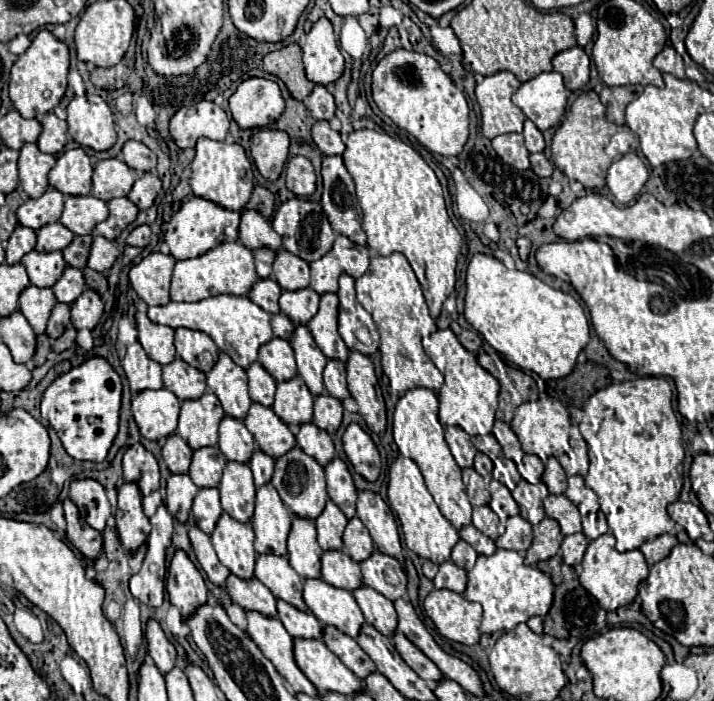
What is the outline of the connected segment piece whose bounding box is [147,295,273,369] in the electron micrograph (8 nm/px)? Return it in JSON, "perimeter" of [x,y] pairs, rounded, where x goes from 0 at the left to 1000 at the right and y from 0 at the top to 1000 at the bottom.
{"perimeter":[[[301,421],[301,424],[290,424],[270,432],[237,429],[234,435],[209,438],[206,449],[214,461],[237,464],[242,469],[265,466],[265,469],[287,472],[290,478],[296,478],[296,484],[304,489],[310,501],[321,504],[321,509],[343,526],[360,512],[363,492],[368,492],[371,486],[382,481],[382,472],[377,464],[380,449],[371,447],[363,435],[357,435],[346,421]]]}

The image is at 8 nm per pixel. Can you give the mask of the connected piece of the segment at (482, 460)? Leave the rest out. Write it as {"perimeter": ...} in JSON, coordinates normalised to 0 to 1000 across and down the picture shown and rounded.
{"perimeter":[[[669,645],[664,653],[662,668],[671,678],[676,678],[678,682],[688,680],[690,672],[690,660],[688,655],[675,645]]]}

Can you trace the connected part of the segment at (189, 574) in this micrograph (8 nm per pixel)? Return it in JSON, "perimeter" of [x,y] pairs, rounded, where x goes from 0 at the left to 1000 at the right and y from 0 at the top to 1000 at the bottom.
{"perimeter":[[[248,783],[237,803],[234,846],[239,863],[254,869],[256,883],[265,880],[276,863],[284,863],[290,857],[290,837],[284,832],[284,823],[256,783]]]}

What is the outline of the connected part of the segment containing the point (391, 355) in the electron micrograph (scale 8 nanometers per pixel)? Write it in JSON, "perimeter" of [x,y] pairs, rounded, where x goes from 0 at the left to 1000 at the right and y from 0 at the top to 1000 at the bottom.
{"perimeter":[[[550,361],[545,367],[522,367],[517,384],[497,398],[500,427],[503,432],[522,449],[522,458],[528,461],[528,472],[534,478],[534,518],[536,532],[548,544],[548,558],[562,566],[573,555],[595,552],[612,561],[620,549],[618,529],[606,521],[606,515],[592,506],[590,495],[590,452],[601,452],[598,435],[587,409],[587,401],[562,361]]]}

